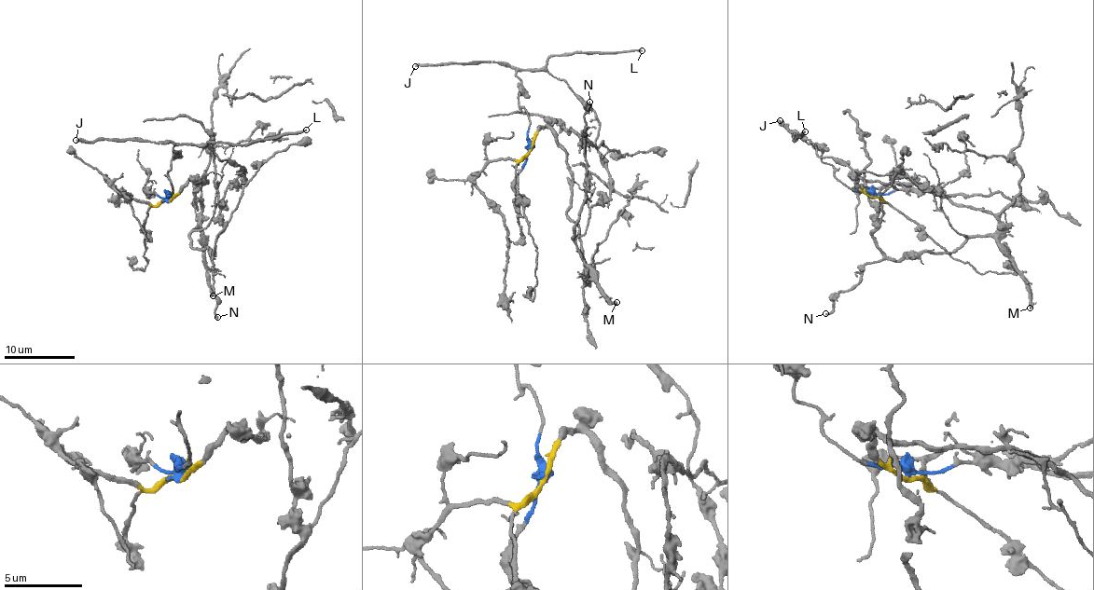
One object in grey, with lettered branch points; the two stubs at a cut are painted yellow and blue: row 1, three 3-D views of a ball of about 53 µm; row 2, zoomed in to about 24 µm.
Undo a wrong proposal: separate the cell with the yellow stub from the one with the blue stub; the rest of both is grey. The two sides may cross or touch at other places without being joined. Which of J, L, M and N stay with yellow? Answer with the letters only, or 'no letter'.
M, N

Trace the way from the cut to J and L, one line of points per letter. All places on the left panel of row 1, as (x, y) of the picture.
J: (168, 199), (173, 186), (168, 172), (176, 153), (173, 144), (144, 139), (76, 140)
L: (168, 199), (173, 186), (168, 172), (176, 153), (175, 145), (254, 144), (303, 132), (306, 129)

